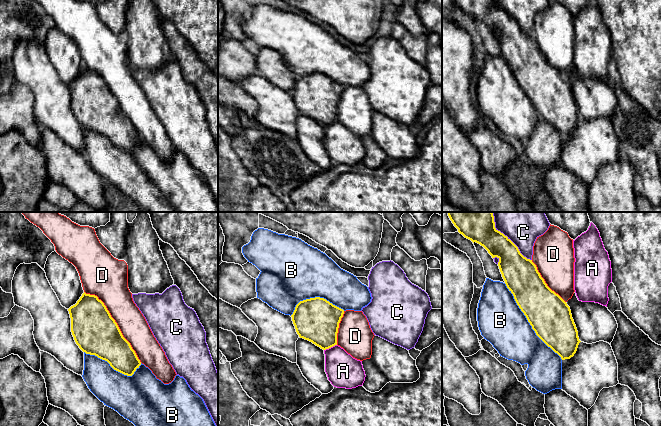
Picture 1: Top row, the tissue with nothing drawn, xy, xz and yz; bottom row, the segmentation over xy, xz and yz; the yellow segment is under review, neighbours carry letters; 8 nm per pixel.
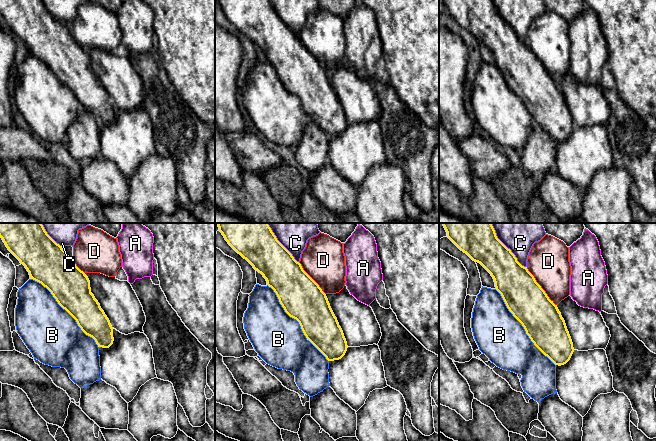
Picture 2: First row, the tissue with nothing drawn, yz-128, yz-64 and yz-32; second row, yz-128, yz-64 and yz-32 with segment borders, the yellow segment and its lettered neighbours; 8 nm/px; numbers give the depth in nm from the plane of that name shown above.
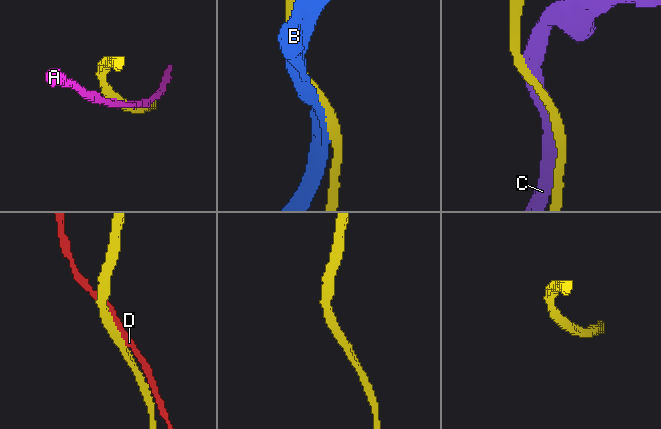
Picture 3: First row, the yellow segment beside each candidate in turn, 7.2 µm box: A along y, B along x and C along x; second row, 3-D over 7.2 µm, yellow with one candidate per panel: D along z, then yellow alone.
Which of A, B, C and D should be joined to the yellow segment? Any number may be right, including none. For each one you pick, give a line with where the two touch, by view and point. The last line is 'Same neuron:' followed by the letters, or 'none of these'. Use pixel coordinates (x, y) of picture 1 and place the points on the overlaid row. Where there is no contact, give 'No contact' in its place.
Same neuron: none of these

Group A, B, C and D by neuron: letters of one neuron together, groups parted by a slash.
A D / B / C

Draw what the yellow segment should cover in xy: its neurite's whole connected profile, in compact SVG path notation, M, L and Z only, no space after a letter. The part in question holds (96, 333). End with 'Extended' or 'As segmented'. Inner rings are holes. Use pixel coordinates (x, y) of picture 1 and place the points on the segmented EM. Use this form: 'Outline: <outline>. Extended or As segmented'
Outline: M84 292L68 311L72 335L83 352L107 361L124 375L134 374L141 362L97 296Z. As segmented

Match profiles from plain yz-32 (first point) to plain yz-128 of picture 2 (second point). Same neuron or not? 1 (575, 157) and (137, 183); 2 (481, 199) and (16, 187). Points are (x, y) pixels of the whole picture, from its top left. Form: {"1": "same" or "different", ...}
{"1": "different", "2": "same"}

